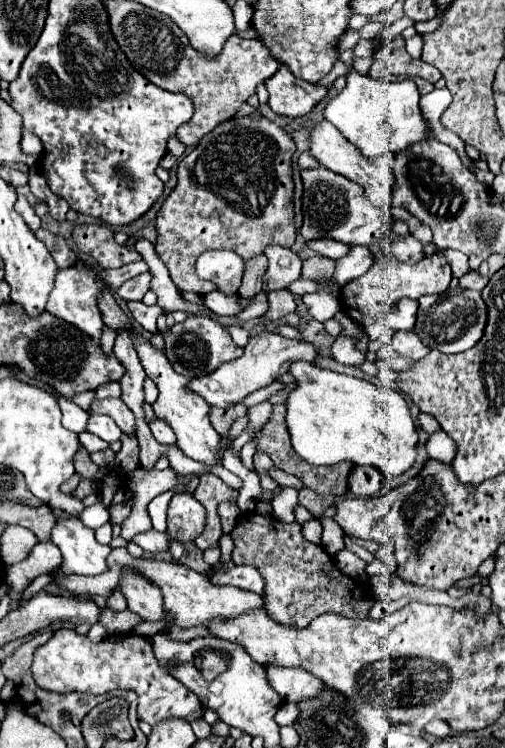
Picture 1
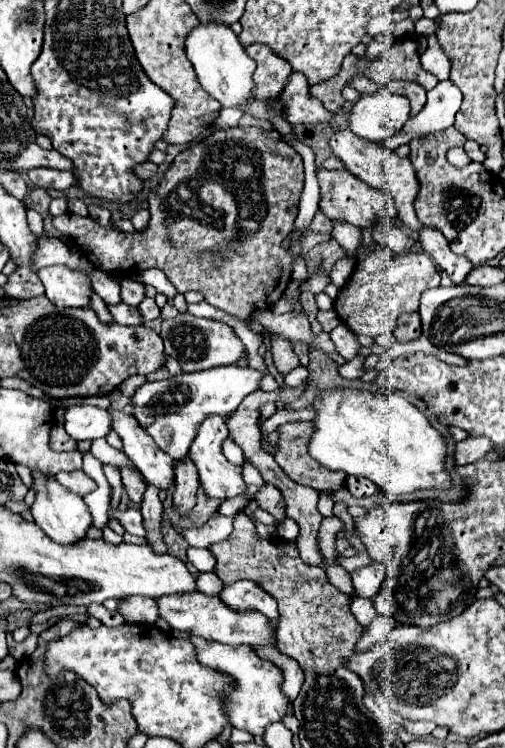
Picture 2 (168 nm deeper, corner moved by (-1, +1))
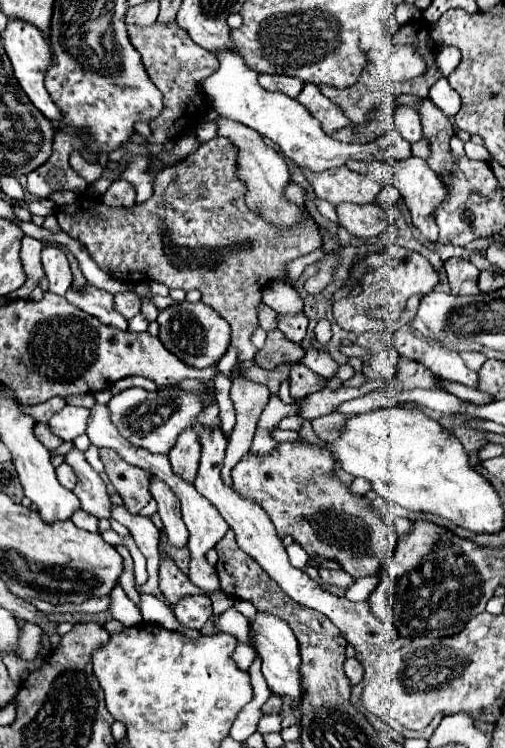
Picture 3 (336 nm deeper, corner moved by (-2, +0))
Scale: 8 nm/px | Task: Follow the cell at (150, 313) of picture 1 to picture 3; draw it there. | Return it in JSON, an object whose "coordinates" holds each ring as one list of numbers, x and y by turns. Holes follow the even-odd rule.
{"coordinates":[[73,285,69,287,69,295,65,295,65,299,75,305,77,309,85,311,87,315,93,315,97,317,101,323,109,325,109,327,115,327,119,331,125,331,127,329,127,321,123,315,119,315,115,309,113,309,113,295,103,291,103,289,97,289,93,285,85,285,85,291,83,289,75,289]]}

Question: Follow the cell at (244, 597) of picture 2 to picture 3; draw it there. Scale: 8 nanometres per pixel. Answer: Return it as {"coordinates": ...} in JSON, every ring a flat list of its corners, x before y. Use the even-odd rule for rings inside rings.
{"coordinates":[[259,611,257,619,251,621,251,629,255,631,255,647,257,647,257,653,263,659,263,675,267,679,267,685,275,695,291,699,291,711,293,711,293,717,295,717,295,725,301,729,303,689,301,689,301,673,299,673,299,665,301,665,299,643,295,639,293,631,289,629,289,625,281,619,277,619,275,615,269,615,269,613]]}

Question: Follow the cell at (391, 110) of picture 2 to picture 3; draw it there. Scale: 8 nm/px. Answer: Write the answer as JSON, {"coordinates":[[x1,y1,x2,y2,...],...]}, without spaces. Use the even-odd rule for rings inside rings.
{"coordinates":[[401,105,395,109,395,129,407,139,409,143,417,143,421,139,421,119,415,109]]}

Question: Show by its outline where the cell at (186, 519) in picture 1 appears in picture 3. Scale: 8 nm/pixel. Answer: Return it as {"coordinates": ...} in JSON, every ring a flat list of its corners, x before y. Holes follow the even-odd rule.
{"coordinates":[[187,427,185,431,181,431,181,435,177,437,177,443,169,451,169,461,171,461,173,473,179,475,181,479,191,481,191,483,197,475,199,453,201,453,201,445,199,445,197,435,199,433,195,427]]}

